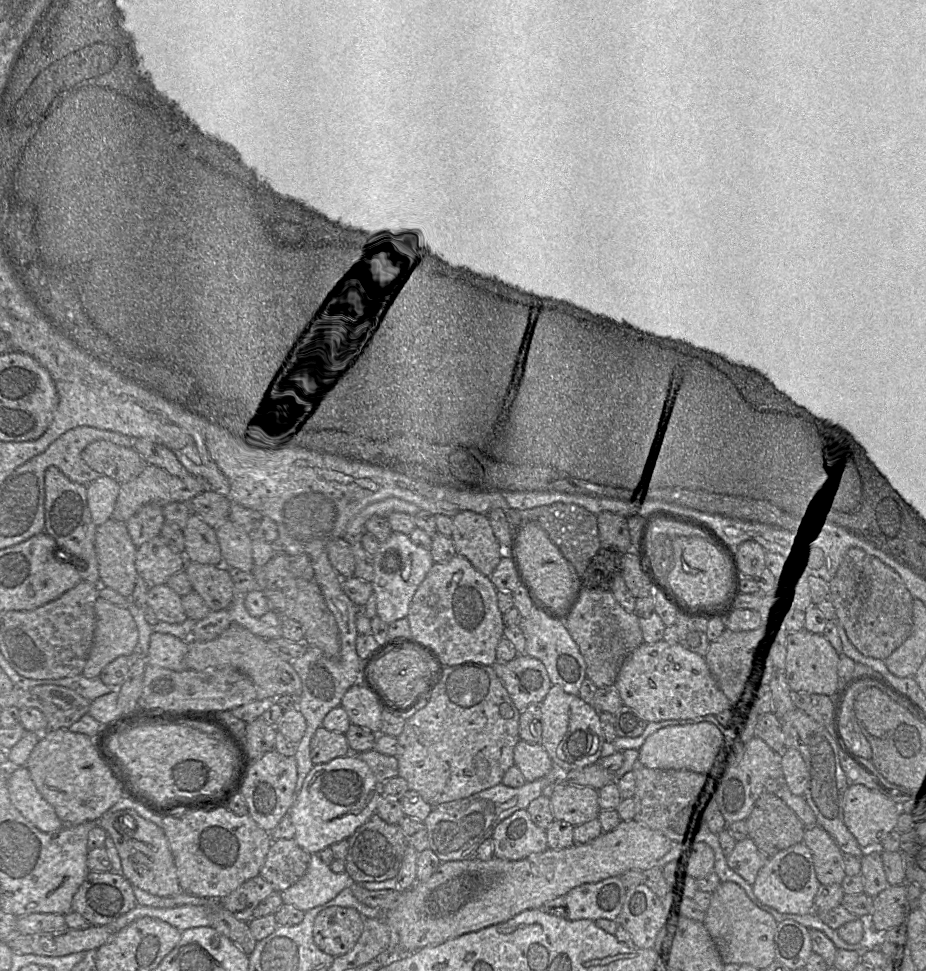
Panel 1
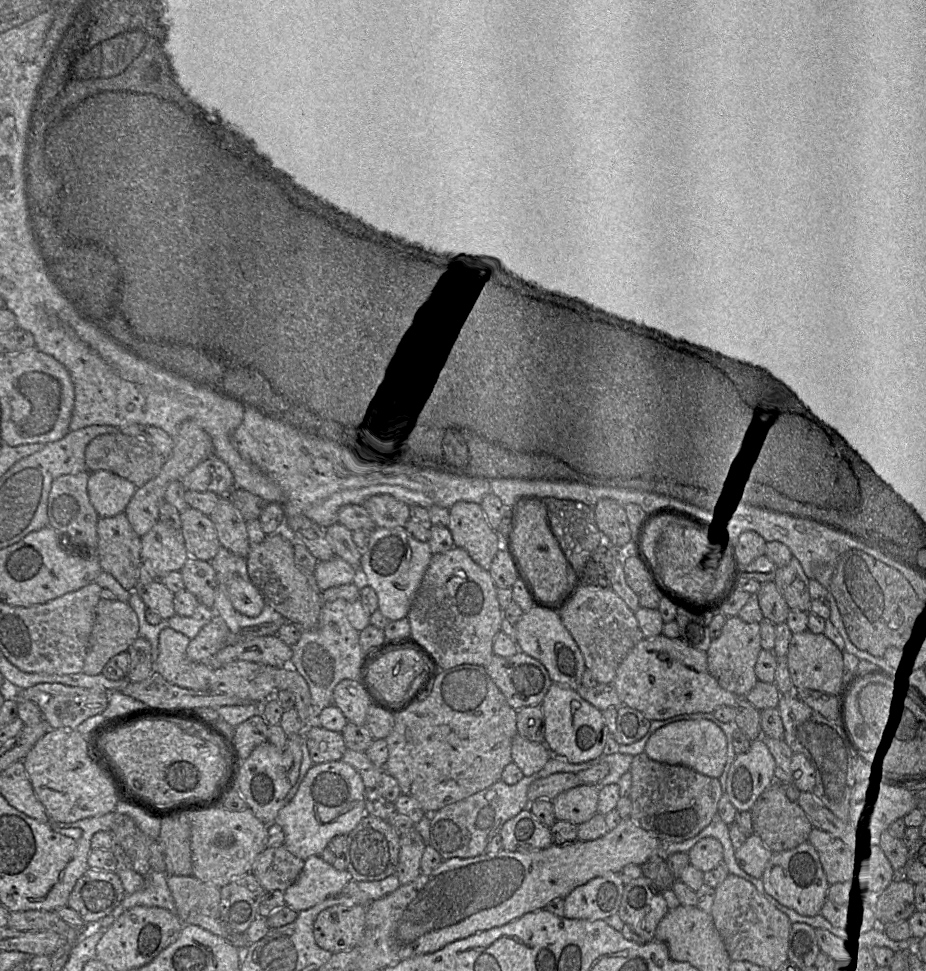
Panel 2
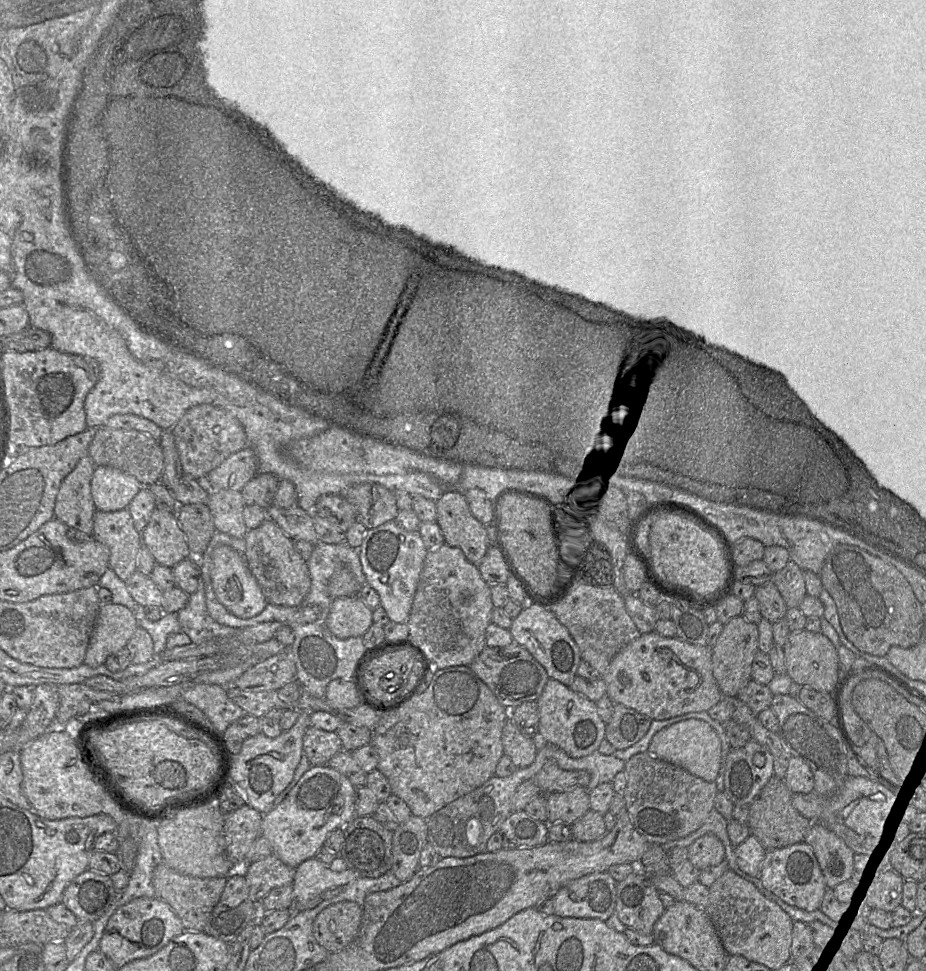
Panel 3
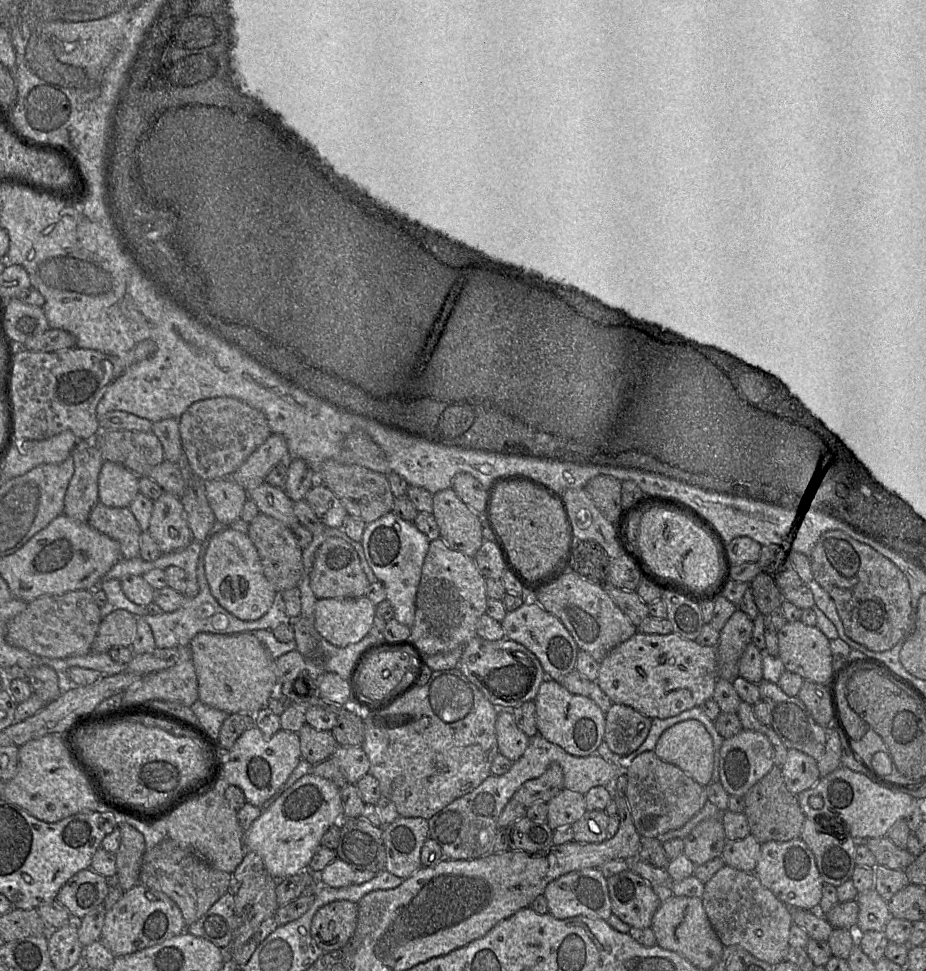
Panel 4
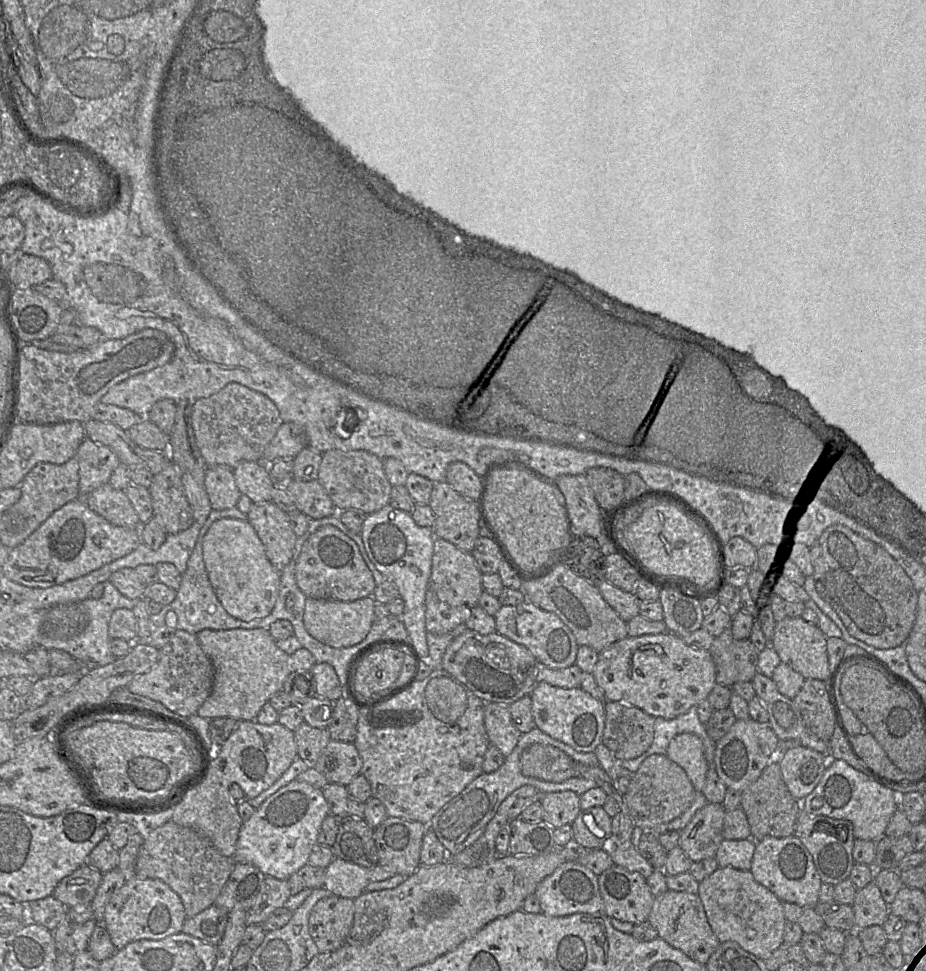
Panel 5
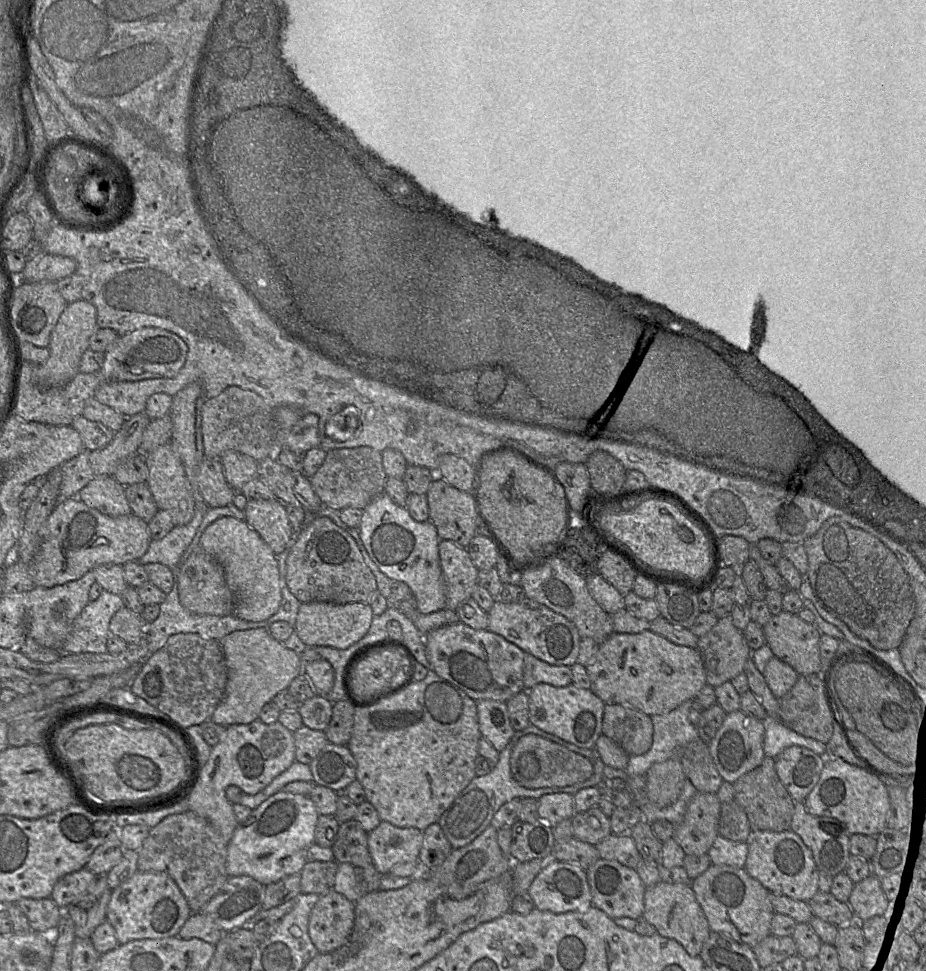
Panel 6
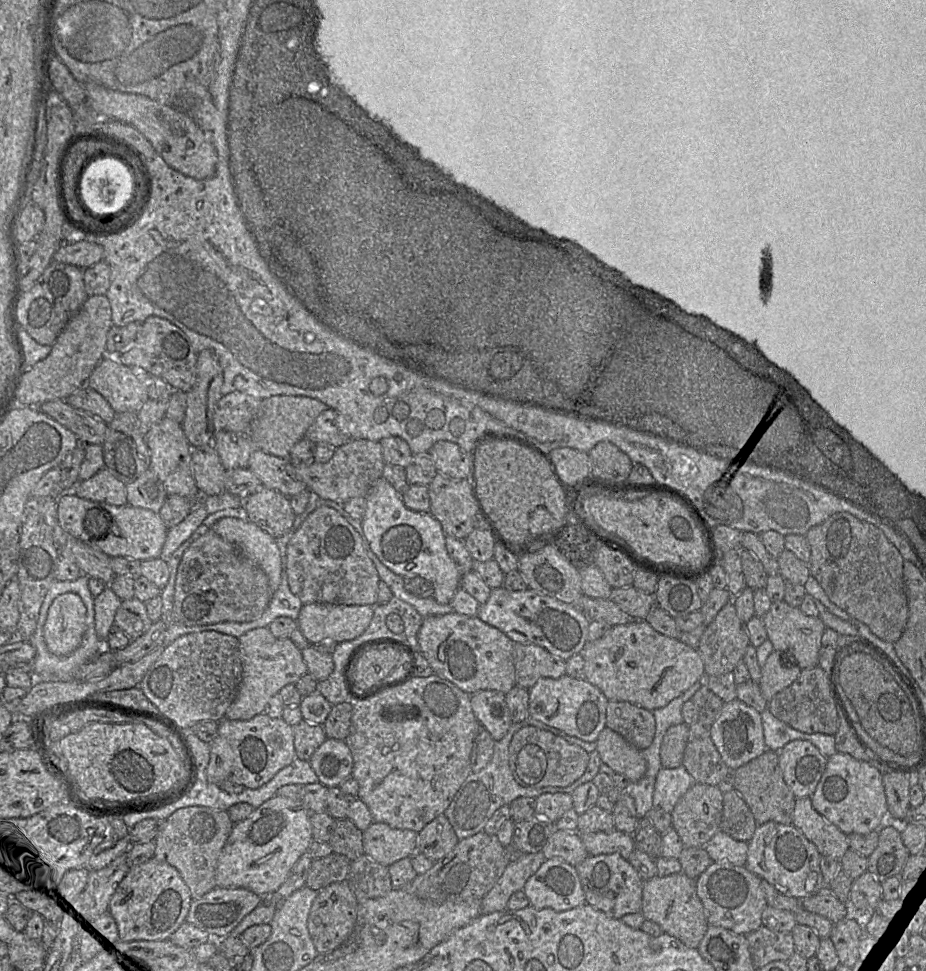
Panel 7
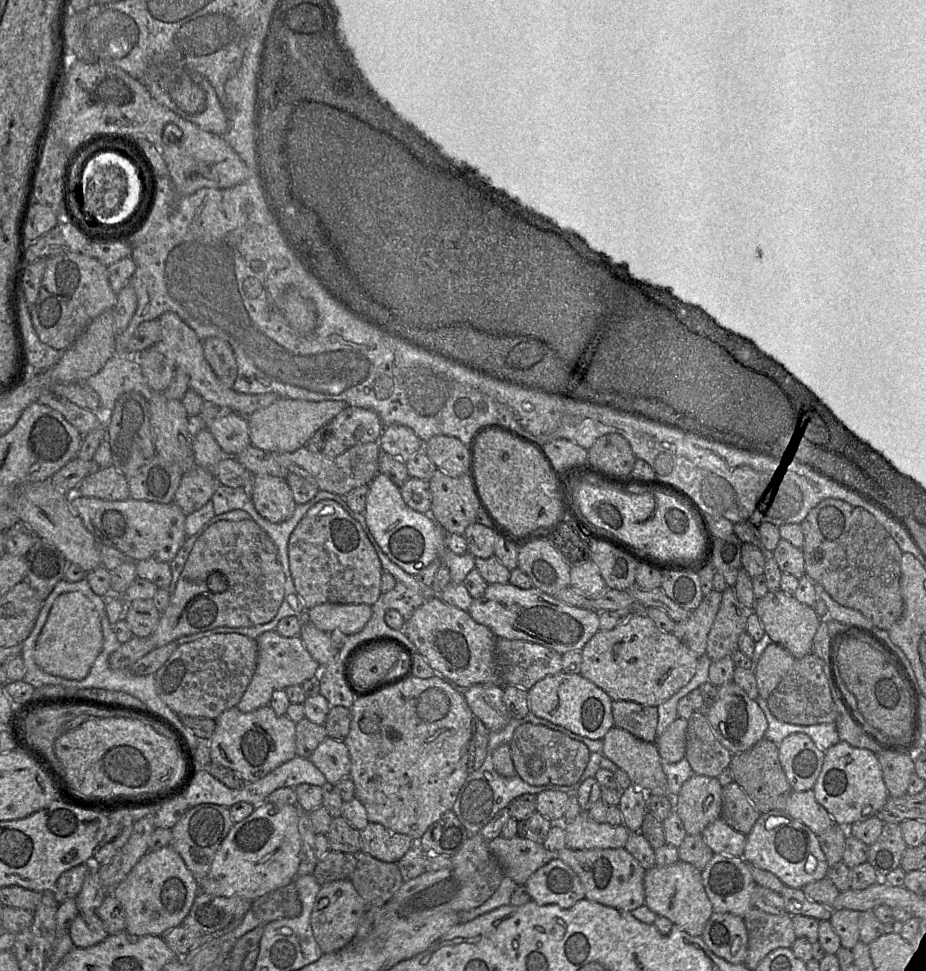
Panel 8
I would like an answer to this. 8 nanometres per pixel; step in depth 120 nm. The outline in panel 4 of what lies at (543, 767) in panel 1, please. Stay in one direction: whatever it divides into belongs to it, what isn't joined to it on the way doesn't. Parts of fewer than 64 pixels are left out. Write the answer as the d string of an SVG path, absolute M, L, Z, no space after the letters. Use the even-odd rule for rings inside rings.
M499 710L495 730L499 753L512 762L518 760L528 747L529 737L517 727L511 710Z

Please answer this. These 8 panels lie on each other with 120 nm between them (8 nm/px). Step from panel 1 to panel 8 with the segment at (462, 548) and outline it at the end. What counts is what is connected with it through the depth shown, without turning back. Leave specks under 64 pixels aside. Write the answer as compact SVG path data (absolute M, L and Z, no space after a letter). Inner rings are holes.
M435 469L428 484L431 493L429 515L446 534L463 535L467 526L475 522L479 509L479 499L470 474L450 477Z

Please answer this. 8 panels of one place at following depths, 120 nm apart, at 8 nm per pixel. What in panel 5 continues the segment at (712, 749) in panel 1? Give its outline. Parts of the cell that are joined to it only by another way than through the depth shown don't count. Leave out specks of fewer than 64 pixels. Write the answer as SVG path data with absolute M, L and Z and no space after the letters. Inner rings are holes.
M693 733L676 735L665 754L683 768L694 789L702 792L706 781L706 752L702 740Z

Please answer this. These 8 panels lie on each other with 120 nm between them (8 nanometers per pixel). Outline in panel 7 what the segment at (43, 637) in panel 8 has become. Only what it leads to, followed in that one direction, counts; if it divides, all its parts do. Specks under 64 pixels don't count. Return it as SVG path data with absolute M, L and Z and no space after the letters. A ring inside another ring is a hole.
M67 592L54 599L43 627L49 652L67 656L77 649L85 632L86 612L78 594Z

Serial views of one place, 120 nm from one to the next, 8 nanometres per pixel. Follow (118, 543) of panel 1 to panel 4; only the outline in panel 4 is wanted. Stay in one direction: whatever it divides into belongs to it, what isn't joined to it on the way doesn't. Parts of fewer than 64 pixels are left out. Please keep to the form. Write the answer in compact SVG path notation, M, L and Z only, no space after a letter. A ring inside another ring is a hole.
M98 502L90 512L88 524L119 542L122 559L139 557L142 531L129 507L108 507Z

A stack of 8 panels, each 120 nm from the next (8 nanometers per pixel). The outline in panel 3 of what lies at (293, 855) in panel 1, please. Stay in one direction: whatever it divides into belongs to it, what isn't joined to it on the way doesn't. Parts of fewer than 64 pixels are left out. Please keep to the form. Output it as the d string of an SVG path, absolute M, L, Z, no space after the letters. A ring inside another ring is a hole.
M273 854L238 869L243 869L249 898L253 902L261 902L274 888L292 884L295 874L295 868L287 866Z

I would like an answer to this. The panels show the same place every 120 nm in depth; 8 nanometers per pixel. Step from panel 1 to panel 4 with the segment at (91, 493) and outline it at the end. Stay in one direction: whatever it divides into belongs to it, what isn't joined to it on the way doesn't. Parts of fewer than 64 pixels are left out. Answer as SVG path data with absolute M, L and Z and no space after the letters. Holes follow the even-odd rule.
M104 461L98 478L100 503L108 507L129 507L139 492L137 475L120 464Z

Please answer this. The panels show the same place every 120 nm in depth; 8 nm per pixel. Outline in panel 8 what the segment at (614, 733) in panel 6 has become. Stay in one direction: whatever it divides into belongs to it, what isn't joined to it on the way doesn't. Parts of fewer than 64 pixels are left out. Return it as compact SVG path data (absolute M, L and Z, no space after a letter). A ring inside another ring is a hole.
M612 701L614 727L624 729L635 737L655 743L658 709L631 701Z

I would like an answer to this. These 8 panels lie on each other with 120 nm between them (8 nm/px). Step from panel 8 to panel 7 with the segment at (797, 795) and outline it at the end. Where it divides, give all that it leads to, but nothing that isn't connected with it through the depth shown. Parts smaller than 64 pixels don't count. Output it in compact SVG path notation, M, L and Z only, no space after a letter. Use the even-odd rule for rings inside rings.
M810 797L796 798L792 824L815 845L821 856L841 860L849 849L847 835L813 808Z

